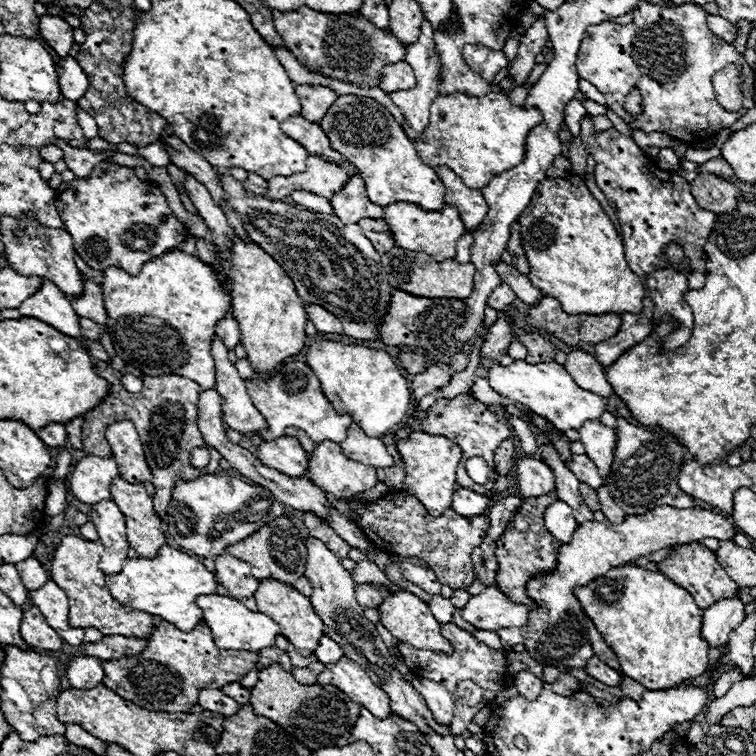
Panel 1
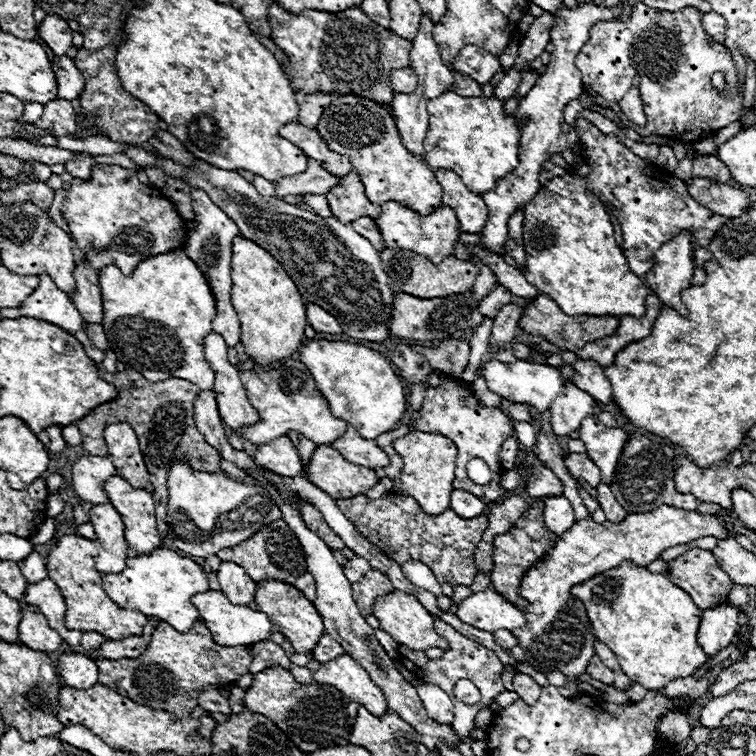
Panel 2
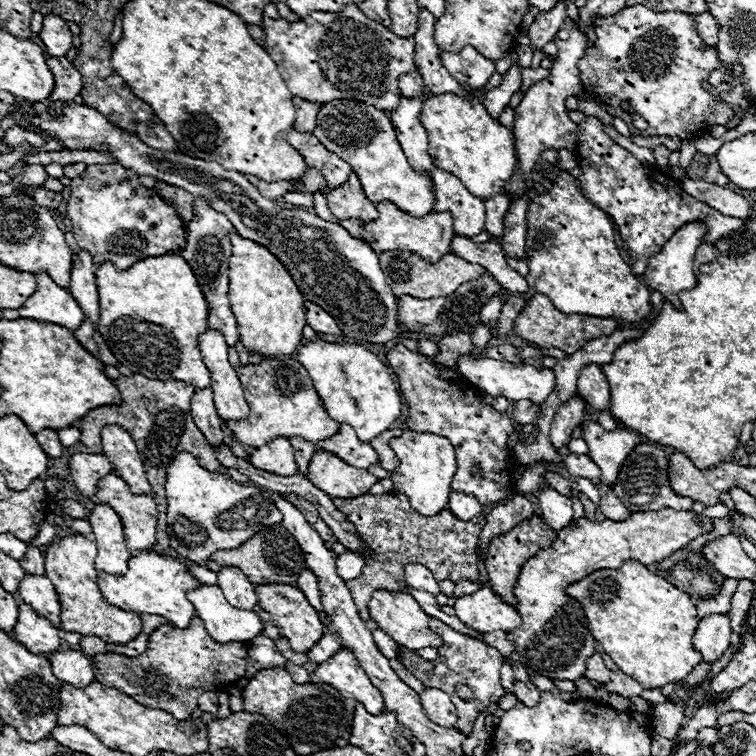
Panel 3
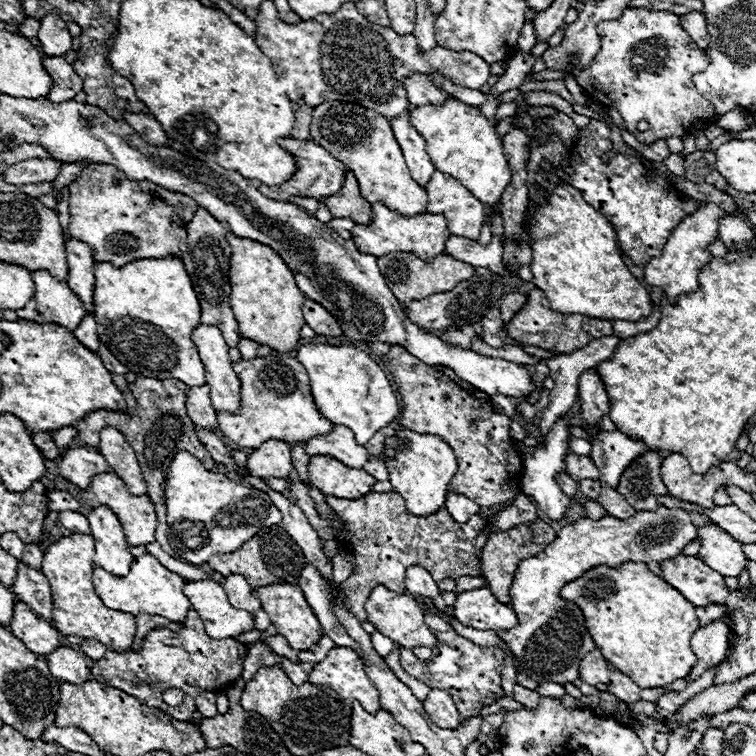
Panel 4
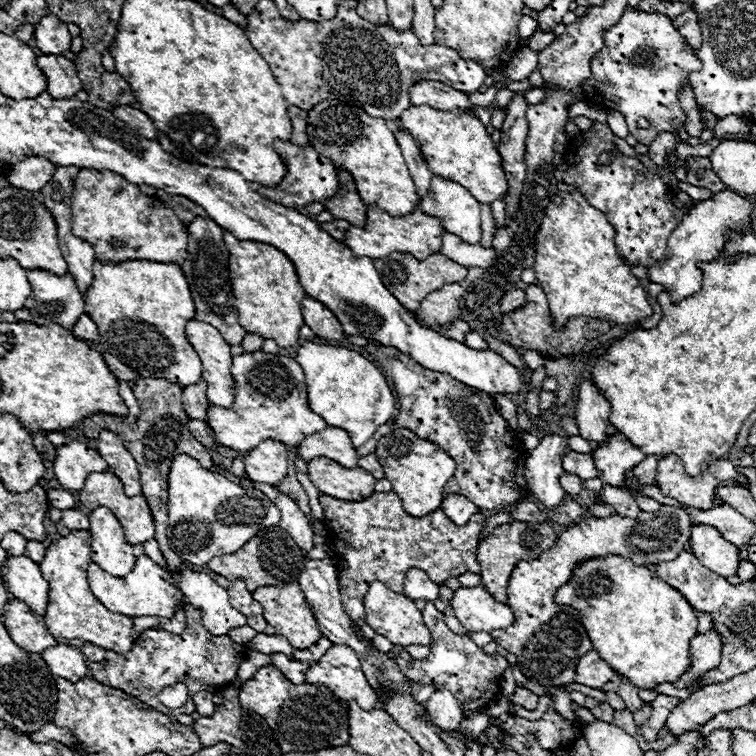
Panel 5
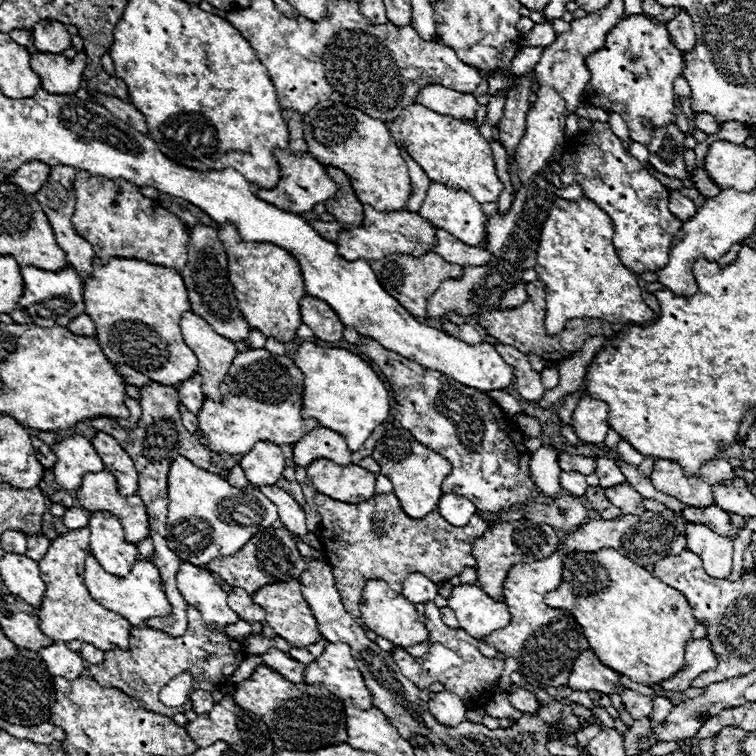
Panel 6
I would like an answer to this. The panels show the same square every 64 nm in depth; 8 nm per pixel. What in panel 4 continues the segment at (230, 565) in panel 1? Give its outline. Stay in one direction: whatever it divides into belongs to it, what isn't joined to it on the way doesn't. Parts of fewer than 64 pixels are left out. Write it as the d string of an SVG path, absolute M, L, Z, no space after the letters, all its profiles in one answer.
M228 576L228 578L224 578L222 588L226 590L228 600L234 604L234 608L246 610L250 614L262 608L260 600L256 600L256 596L252 594L252 588L248 586L244 576Z

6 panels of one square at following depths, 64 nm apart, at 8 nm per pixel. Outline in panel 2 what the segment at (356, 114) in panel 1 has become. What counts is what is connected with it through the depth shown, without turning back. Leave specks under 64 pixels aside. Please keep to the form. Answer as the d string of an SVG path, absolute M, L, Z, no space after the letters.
M332 96L332 102L322 112L316 130L332 152L346 156L352 162L372 204L380 206L392 200L406 204L406 208L424 216L440 206L442 188L436 182L434 172L422 160L408 154L394 118L384 106L356 96Z

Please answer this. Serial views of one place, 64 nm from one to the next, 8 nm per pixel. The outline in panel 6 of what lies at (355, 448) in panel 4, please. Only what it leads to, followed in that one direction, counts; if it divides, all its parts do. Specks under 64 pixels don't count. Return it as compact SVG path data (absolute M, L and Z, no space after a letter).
M314 428L308 432L308 436L302 436L298 444L292 446L294 450L294 464L306 468L312 460L326 458L336 464L348 466L352 460L352 452L346 448L344 438L338 432L326 430L326 428Z

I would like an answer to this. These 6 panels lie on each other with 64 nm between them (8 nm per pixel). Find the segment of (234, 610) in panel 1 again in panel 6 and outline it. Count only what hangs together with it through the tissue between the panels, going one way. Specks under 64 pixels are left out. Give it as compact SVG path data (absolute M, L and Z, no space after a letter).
M182 562L176 572L176 584L184 600L202 614L202 620L210 628L224 632L226 624L240 620L236 612L228 608L226 592L210 570Z

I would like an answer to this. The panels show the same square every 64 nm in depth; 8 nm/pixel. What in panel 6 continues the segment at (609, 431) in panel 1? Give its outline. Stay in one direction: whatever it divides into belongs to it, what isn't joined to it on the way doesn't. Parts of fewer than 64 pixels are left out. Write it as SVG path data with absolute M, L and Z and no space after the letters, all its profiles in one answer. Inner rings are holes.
M620 440L620 444L616 446L616 452L618 452L626 462L630 462L630 464L634 464L634 466L638 466L638 464L644 460L644 456L642 456L638 450L634 450L626 440ZM596 460L596 474L600 478L602 488L610 488L610 486L618 486L618 484L626 482L624 474L614 464L614 460Z

